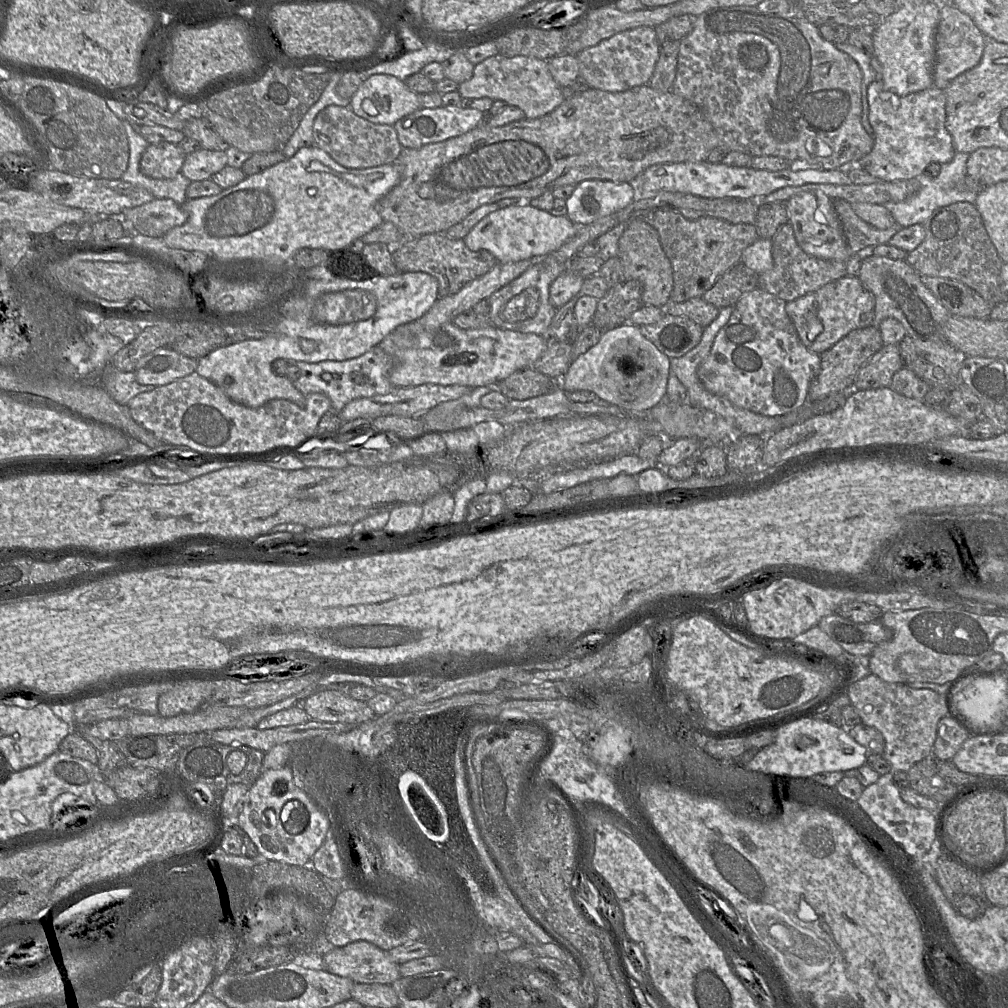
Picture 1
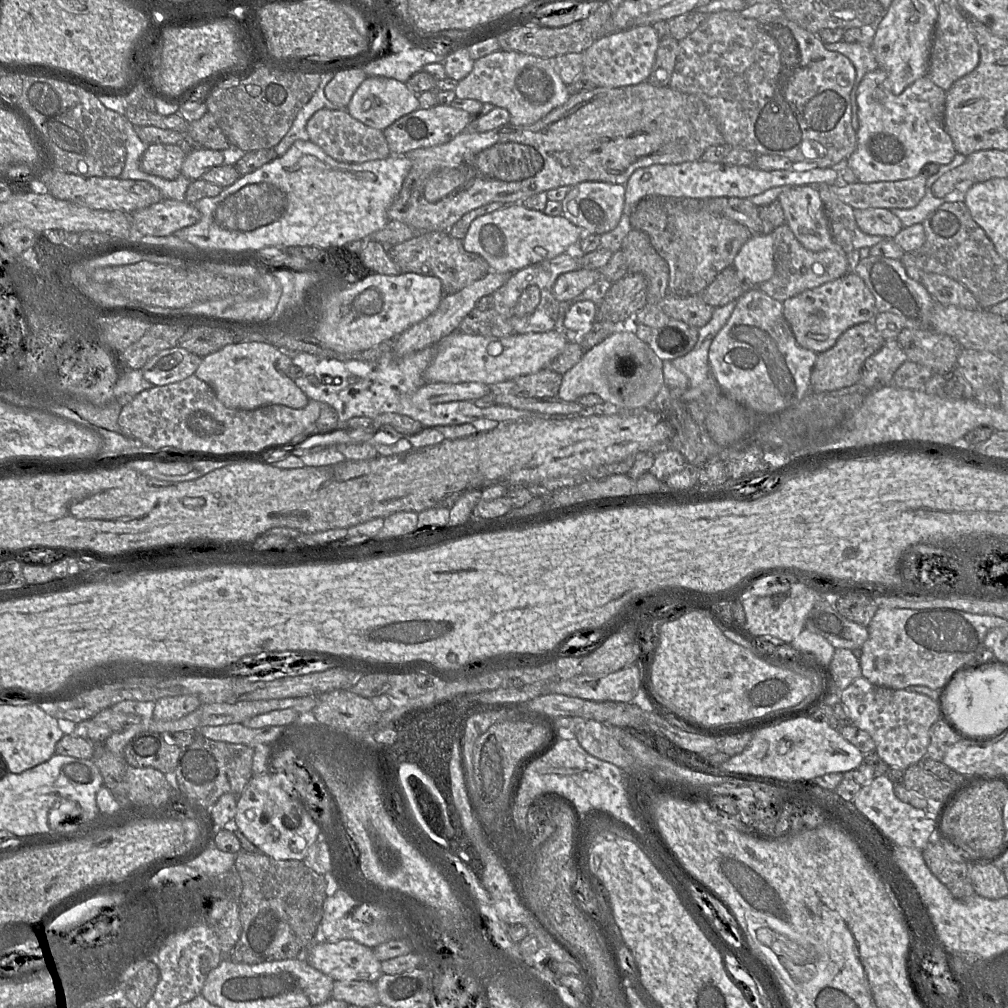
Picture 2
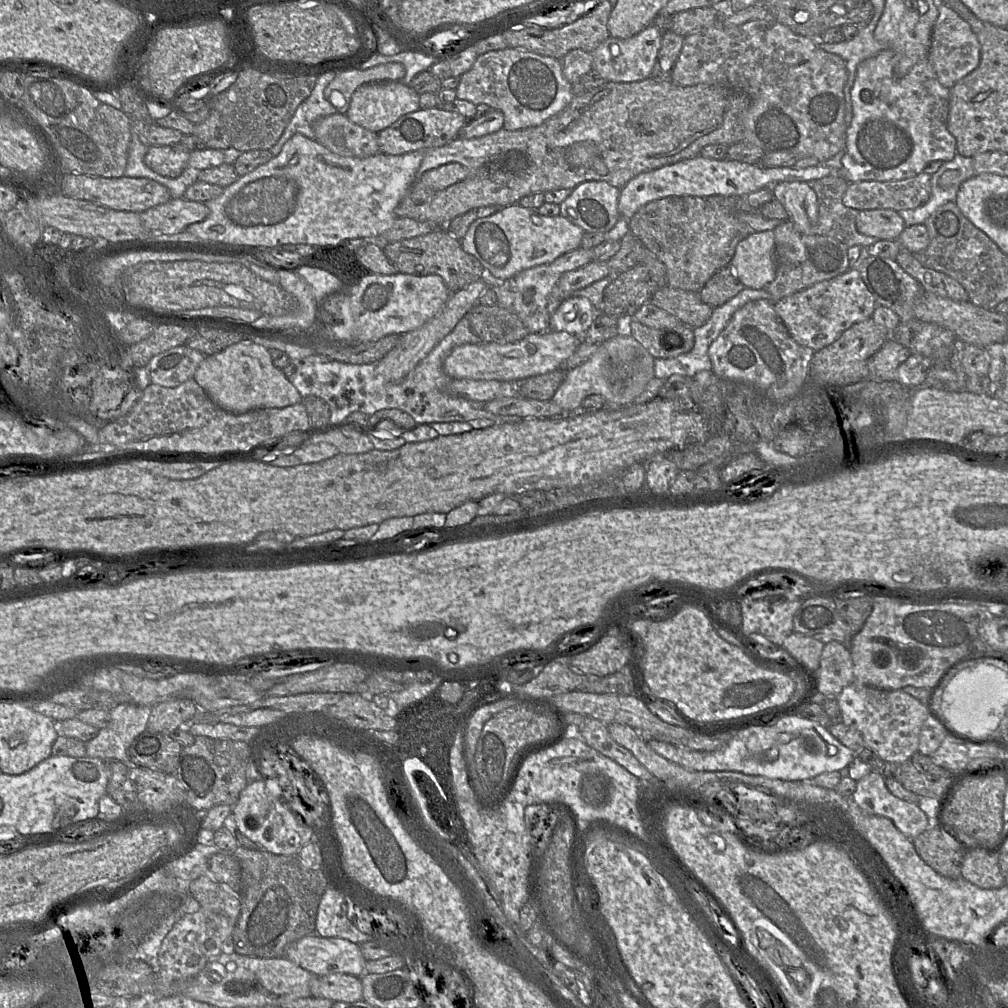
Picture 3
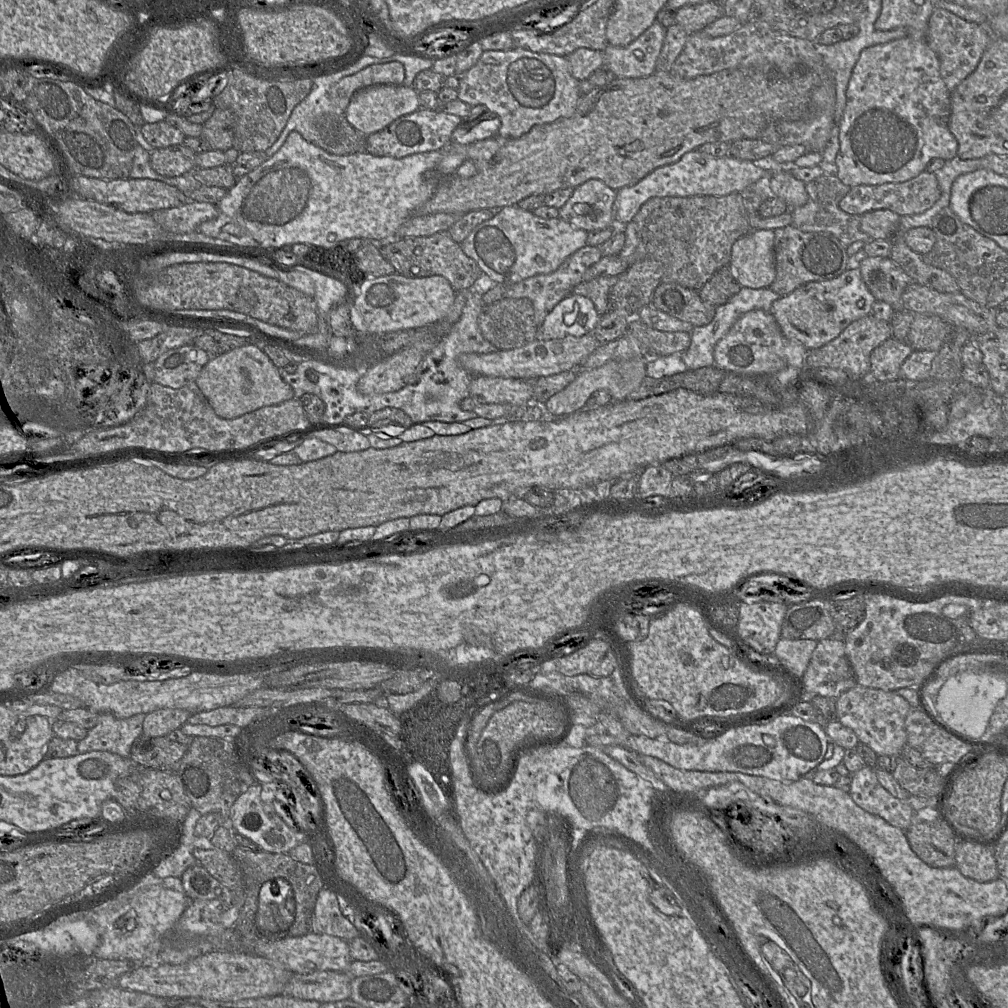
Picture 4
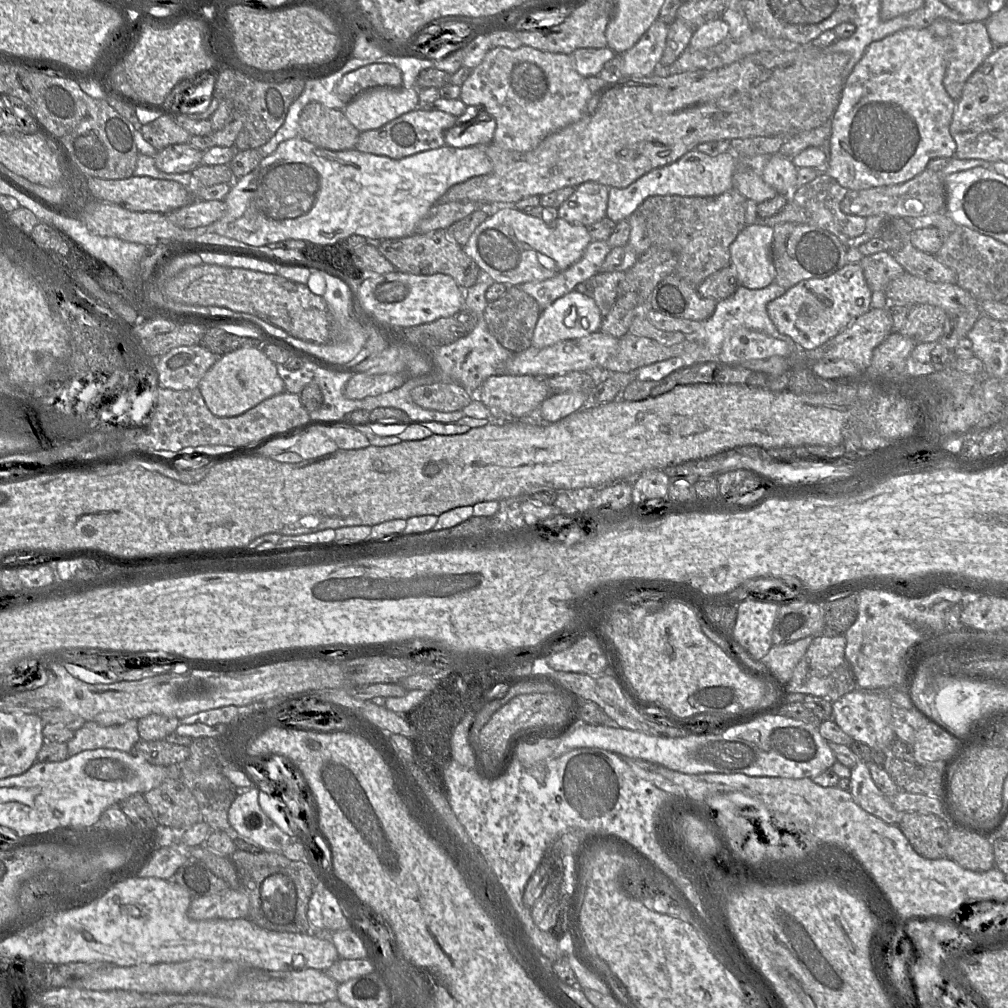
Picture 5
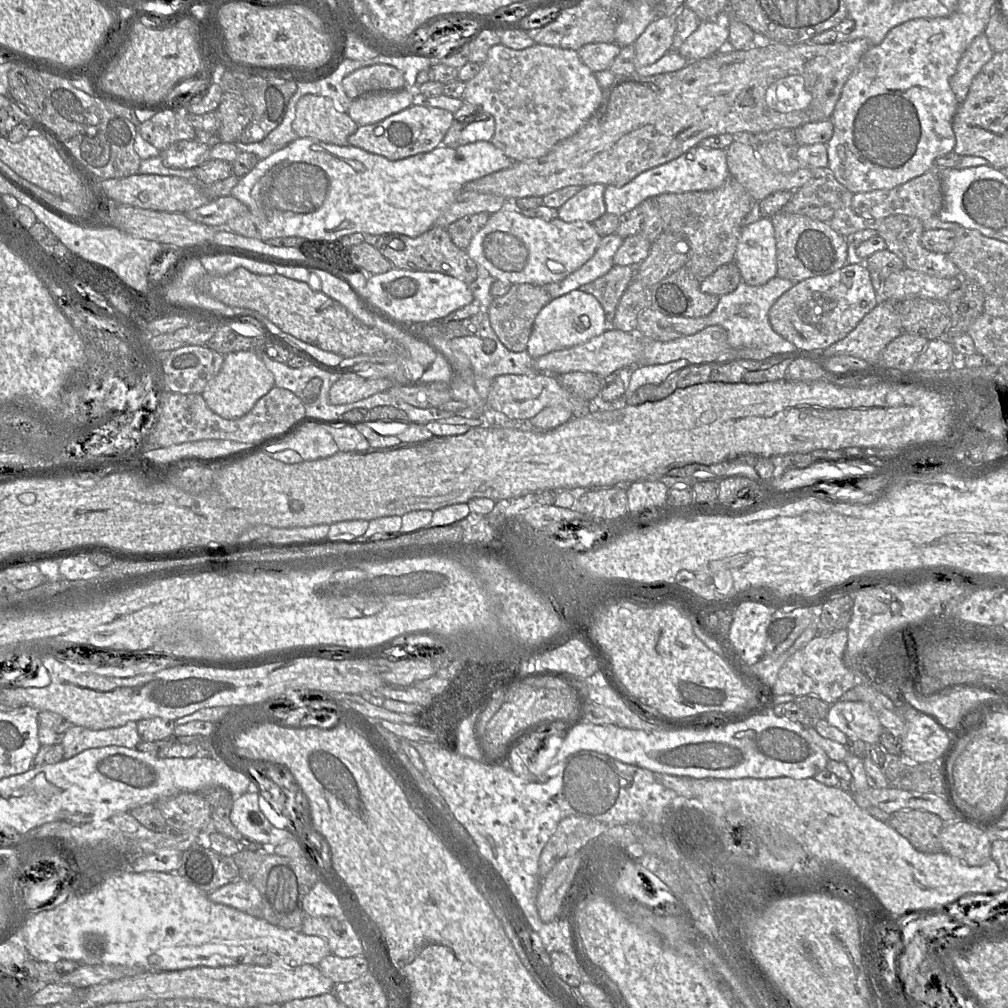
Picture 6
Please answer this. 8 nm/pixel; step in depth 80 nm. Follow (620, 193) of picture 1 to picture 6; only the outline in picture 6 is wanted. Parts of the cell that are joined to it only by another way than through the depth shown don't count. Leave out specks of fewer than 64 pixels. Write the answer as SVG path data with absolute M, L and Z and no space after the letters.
M592 184L581 187L579 192L558 209L558 219L564 222L594 222L606 212L605 186Z

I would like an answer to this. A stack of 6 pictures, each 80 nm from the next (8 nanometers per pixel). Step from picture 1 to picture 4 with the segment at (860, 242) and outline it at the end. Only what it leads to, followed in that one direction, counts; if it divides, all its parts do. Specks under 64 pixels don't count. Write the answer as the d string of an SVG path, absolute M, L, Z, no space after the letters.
M826 172L806 183L808 201L803 206L790 209L792 225L804 232L830 233L846 247L855 241L869 242L870 237L860 229L861 216L848 214L839 207L839 202L850 189L833 172Z

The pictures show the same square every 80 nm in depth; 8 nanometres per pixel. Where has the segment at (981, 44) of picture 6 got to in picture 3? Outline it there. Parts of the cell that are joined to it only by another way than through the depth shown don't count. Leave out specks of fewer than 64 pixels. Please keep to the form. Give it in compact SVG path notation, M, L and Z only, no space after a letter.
M945 4L937 8L938 17L931 34L928 60L936 73L938 81L950 89L977 68L980 63L981 48L976 34L964 19Z

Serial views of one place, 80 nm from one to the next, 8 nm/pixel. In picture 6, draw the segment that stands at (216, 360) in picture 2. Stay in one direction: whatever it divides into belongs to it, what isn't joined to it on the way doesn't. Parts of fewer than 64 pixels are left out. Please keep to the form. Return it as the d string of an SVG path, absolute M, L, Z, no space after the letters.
M239 351L224 356L220 371L207 383L201 395L208 407L220 417L237 419L247 414L261 397L275 387L274 376L255 352Z

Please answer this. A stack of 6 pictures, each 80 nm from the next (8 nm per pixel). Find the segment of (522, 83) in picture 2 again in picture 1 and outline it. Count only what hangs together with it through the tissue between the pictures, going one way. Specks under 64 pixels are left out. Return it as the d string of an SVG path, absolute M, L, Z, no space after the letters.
M502 55L491 56L475 65L472 77L458 84L462 98L483 98L503 101L506 105L520 108L525 119L536 119L558 107L565 99L561 87L552 77L547 60L535 57Z

